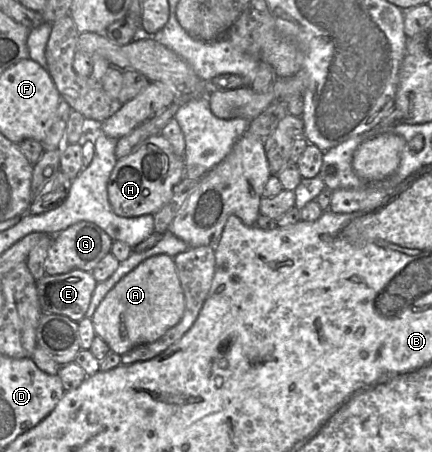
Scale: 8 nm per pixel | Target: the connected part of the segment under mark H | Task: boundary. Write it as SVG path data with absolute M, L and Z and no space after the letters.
M162 134L153 135L135 152L117 160L108 180L108 200L113 211L121 217L154 215L169 202L174 187L184 177L184 159L174 153L172 145Z

